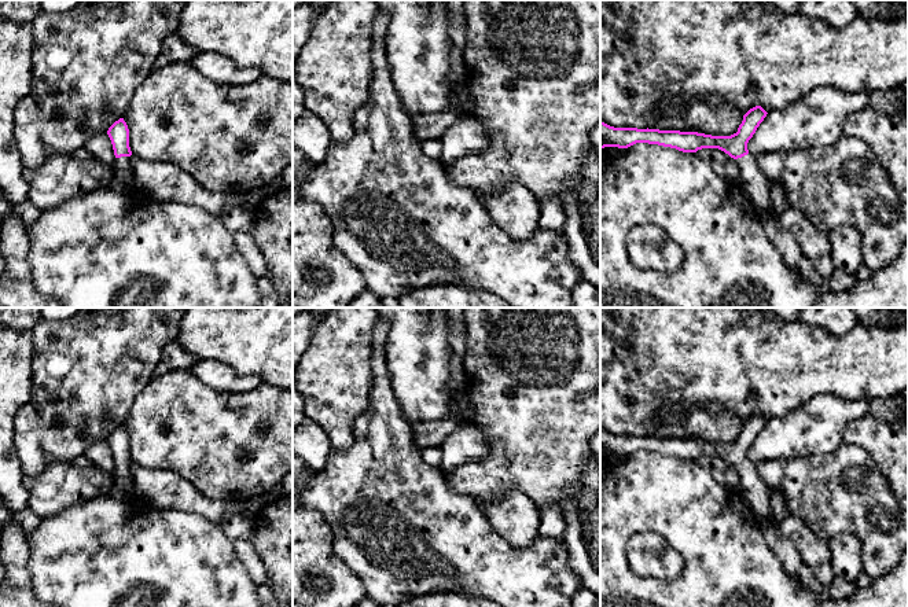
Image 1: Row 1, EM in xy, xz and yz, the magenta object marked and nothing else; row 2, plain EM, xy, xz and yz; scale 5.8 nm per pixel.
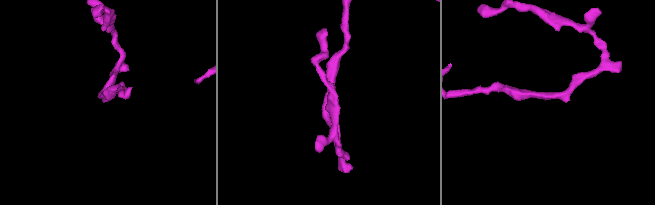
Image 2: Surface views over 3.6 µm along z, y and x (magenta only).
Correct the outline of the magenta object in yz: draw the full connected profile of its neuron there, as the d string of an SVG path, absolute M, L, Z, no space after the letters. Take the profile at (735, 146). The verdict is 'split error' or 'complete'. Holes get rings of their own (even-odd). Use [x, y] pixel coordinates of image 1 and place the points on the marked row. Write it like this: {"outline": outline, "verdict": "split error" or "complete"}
{"outline": "M761 106L750 108L731 136L712 136L698 132L614 128L600 122L600 148L628 148L636 143L658 144L683 152L702 148L718 148L734 158L739 166L739 185L758 214L773 211L769 183L760 172L756 158L749 152L747 143L767 117Z", "verdict": "split error"}

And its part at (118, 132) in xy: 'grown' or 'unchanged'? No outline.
grown

